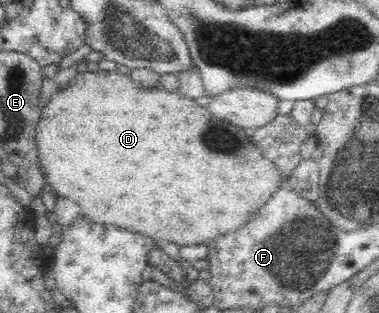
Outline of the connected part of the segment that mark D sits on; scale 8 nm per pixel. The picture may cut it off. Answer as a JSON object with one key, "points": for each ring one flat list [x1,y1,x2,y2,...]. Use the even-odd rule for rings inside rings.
{"points":[[86,71,72,77,64,90,50,96,48,104,42,109,36,130,37,157,42,176,45,178,47,189,54,195,65,196,80,206,81,214,90,220,114,225,118,228,152,237,155,241,174,242,177,245,208,244,216,236,227,232,237,231,262,205,283,186,288,176,280,174,269,160,263,157,262,151,249,137,249,132,232,126,227,120,212,116,204,106,198,106,194,99,186,98,179,92,168,91,162,86,154,88,138,88,132,77,118,71,95,72]]}

